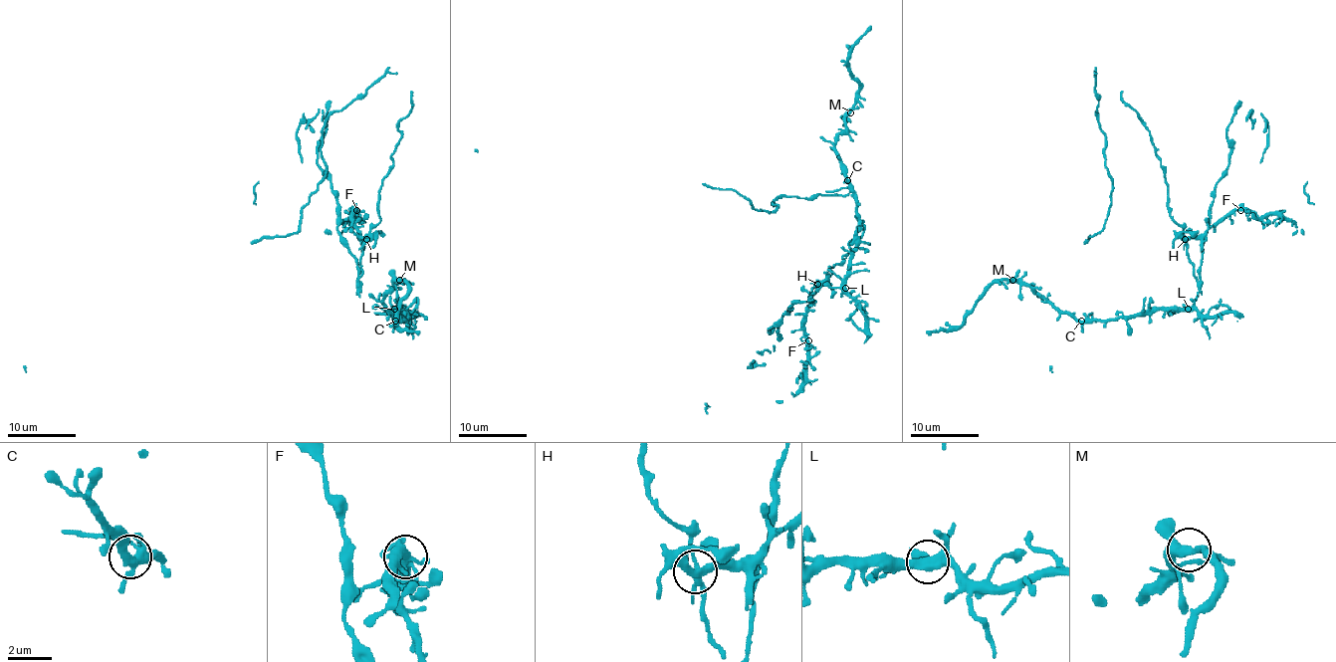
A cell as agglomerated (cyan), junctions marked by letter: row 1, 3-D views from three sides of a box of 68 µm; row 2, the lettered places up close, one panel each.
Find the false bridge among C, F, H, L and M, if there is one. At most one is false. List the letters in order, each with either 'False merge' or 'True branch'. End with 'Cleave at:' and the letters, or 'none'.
C: True branch
F: True branch
H: False merge
L: True branch
M: True branch
Cleave at: H

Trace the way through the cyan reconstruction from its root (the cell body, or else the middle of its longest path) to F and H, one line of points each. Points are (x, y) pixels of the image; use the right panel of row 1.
F: (1137, 114), (1149, 131), (1164, 172), (1168, 211), (1187, 237), (1202, 235), (1227, 215), (1240, 210)
H: (1137, 114), (1149, 131), (1164, 172), (1168, 211), (1183, 228), (1185, 239)

